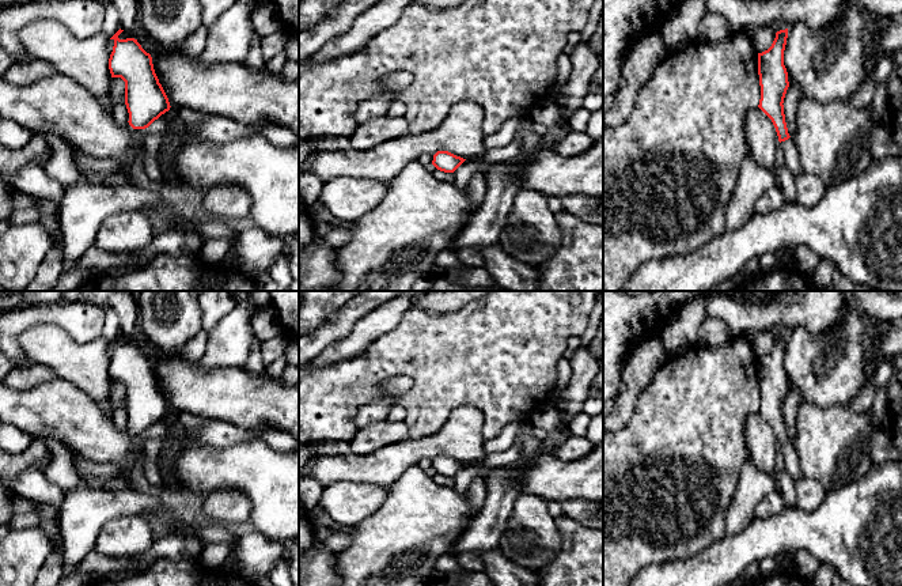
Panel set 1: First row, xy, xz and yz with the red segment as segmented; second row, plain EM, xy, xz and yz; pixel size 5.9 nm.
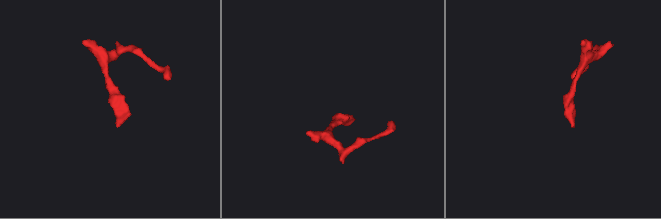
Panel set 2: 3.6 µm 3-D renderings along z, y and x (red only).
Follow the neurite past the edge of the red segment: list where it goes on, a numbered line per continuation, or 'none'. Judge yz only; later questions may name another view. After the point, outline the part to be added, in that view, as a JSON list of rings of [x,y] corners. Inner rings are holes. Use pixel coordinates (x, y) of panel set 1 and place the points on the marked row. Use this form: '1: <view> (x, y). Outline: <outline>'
1: yz (792, 162). Outline: [[[789,137],[785,141],[780,143],[780,147],[784,152],[784,162],[787,169],[792,173],[792,175],[796,178],[799,174],[803,173],[800,159],[797,156],[797,150],[795,147],[793,139]]]

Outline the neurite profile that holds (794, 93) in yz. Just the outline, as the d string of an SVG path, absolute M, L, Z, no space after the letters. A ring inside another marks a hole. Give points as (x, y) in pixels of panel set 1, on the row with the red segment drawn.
M791 82L789 87L787 90L785 98L784 98L784 114L785 114L785 122L788 128L788 133L792 137L795 128L795 117L796 117L796 109L800 98L803 97L801 88L797 83Z

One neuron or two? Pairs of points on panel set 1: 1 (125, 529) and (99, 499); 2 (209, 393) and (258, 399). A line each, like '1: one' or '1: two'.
1: two
2: one

